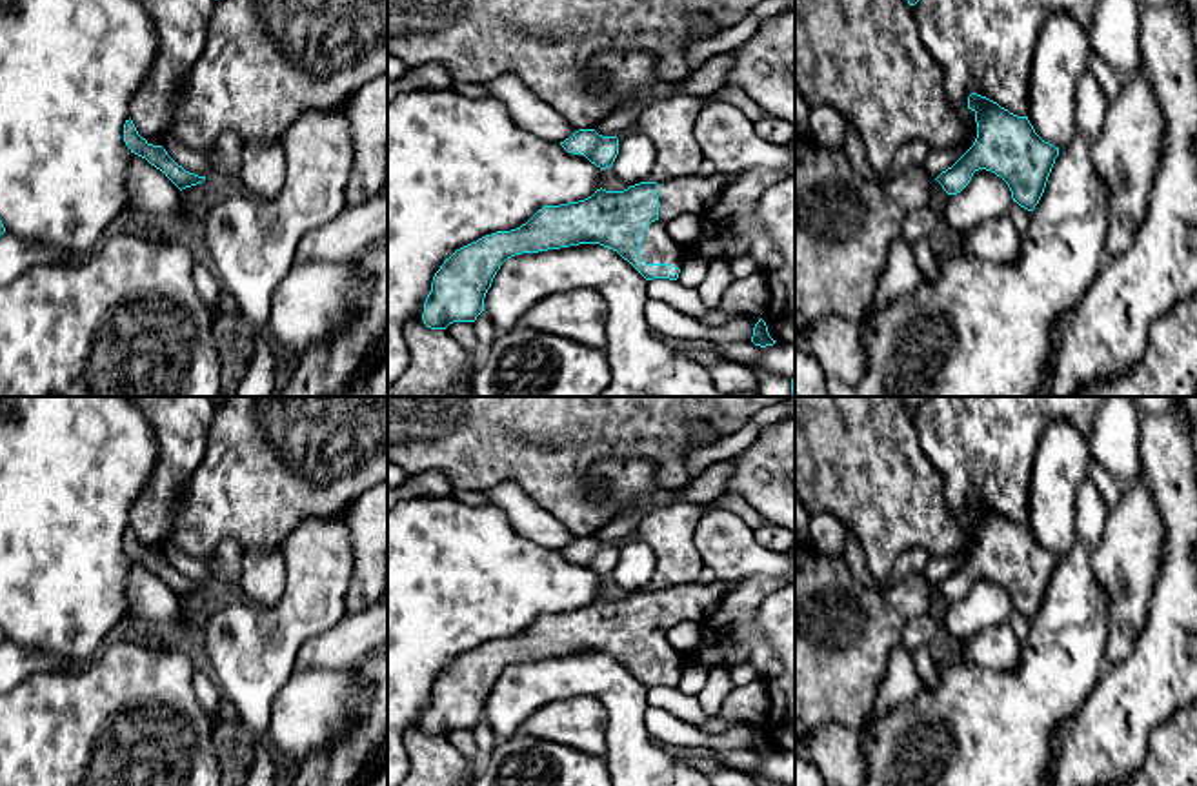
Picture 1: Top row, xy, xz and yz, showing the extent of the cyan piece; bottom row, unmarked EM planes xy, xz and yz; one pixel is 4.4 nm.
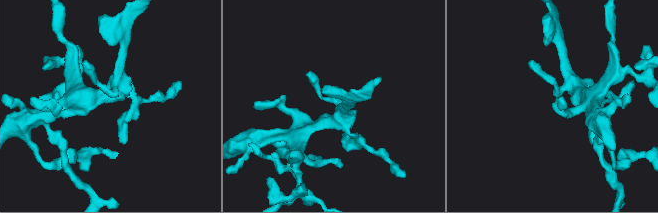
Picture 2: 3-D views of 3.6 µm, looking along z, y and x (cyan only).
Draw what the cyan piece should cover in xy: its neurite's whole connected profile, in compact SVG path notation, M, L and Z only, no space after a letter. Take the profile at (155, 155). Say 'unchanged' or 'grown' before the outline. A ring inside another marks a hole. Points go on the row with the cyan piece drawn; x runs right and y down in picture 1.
unchanged | M131 118L124 124L124 142L131 153L146 158L151 166L160 169L180 191L206 180L206 176L198 176L178 166L162 146L153 146L142 138Z

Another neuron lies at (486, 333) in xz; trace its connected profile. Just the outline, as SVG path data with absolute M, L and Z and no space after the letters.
M482 311L477 320L473 322L477 340L480 349L484 351L495 338L497 338L497 329L486 311Z

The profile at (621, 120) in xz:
M657 82L651 87L642 89L631 102L611 111L593 129L602 136L619 136L631 131L642 107L655 100L669 98L677 95L677 87L669 82Z

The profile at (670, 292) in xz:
M669 278L648 280L646 293L649 298L662 300L697 320L711 311L702 302L697 289L688 289L680 286L679 280L669 280Z

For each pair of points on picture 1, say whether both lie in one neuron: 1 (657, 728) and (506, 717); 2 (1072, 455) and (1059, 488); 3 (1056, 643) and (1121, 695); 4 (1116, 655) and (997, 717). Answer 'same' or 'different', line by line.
1: different
2: same
3: different
4: different

